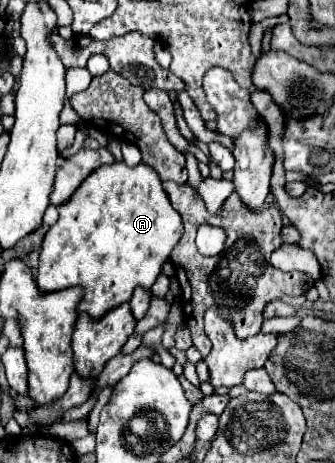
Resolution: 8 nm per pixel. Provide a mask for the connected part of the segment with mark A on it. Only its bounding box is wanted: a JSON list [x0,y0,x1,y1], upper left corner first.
[36,163,184,319]

